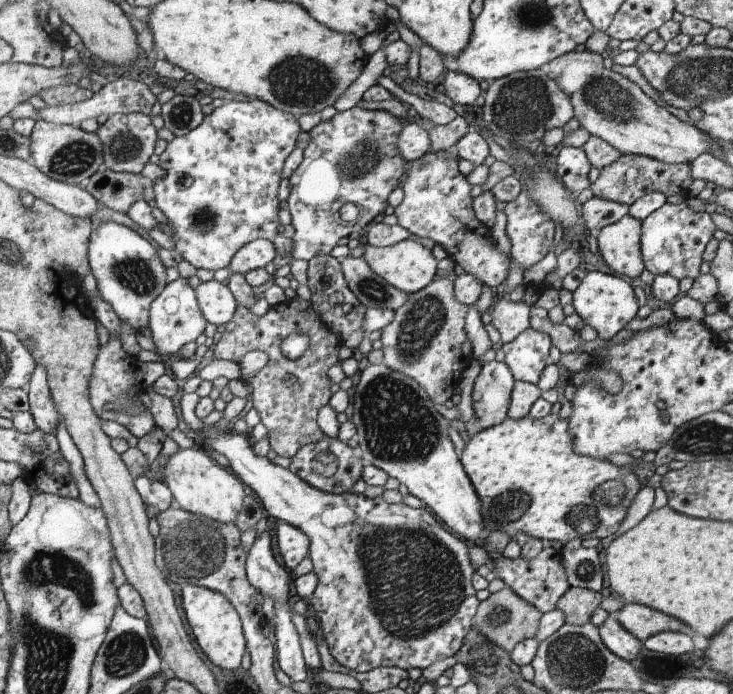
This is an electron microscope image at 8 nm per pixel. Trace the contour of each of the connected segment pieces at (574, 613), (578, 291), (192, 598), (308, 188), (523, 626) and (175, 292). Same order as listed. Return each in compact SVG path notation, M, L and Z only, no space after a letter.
M571 587L559 601L559 609L565 617L565 623L586 624L596 608L603 601L600 591L583 587Z
M602 272L586 273L582 283L573 292L572 306L582 322L591 326L598 333L600 339L612 339L618 332L637 316L639 305L634 294L634 288L612 274Z
M186 584L182 588L182 600L186 617L193 626L194 636L208 660L223 670L237 670L246 654L245 634L242 634L241 618L230 600L222 593L208 588Z
M358 106L337 114L310 131L310 144L303 151L303 160L290 178L288 209L296 230L293 240L294 259L314 259L317 255L330 255L342 238L353 232L363 233L376 216L385 214L389 206L388 196L400 184L406 159L399 151L399 136L402 133L400 119L384 110L364 110Z
M508 586L502 588L500 592L492 593L486 598L478 608L475 620L475 628L498 648L504 649L509 654L525 639L535 637L538 633L540 620L543 614L532 604L517 596Z
M178 278L170 282L169 287L154 300L150 312L150 334L154 340L154 346L158 354L178 354L185 344L196 341L200 334L204 333L207 321L200 311L195 290L190 287L189 280Z

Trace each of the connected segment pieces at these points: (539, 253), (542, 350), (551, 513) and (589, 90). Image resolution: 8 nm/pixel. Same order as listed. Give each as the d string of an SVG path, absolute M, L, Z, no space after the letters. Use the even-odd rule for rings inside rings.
M526 186L521 189L521 195L517 199L506 204L504 210L508 224L506 224L506 234L512 244L512 256L516 265L519 265L524 271L530 269L543 260L548 254L550 246L552 246L552 238L554 238L554 222L549 218L547 213L542 213L541 209L530 199L530 192L526 190Z
M524 330L508 344L500 344L508 366L515 381L537 384L546 366L551 364L549 353L552 348L551 339L545 334L533 330Z
M547 415L542 419L507 417L502 423L482 428L470 439L462 452L462 464L477 496L481 498L486 531L503 531L513 540L519 531L526 533L528 538L559 541L562 544L577 537L585 540L618 535L629 507L642 488L634 468L628 465L618 467L606 459L577 453L569 422L558 415Z
M568 52L543 66L543 74L558 84L570 98L574 117L587 134L607 141L622 154L637 154L665 164L692 163L701 153L709 153L709 142L692 122L684 123L666 108L655 104L626 76L613 72L598 52Z

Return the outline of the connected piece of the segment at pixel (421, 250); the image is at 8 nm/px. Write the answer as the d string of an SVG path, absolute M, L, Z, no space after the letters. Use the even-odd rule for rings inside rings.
M407 239L388 247L372 247L371 245L366 245L366 252L364 252L362 258L377 276L386 280L391 286L412 294L425 288L428 284L432 283L432 278L436 278L434 274L439 269L436 260L434 260L435 257L432 254L420 242Z

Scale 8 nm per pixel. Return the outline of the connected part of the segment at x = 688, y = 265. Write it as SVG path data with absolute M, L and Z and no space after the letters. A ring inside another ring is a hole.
M666 202L641 222L641 254L645 270L655 276L669 275L679 282L696 279L703 263L702 254L713 238L716 227L710 214L694 212L686 202L680 205Z

